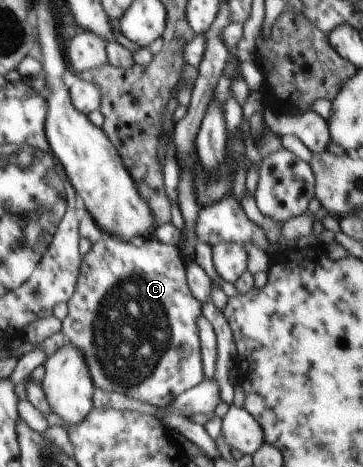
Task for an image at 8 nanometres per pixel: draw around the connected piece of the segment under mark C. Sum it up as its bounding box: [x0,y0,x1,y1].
[62,234,204,409]

